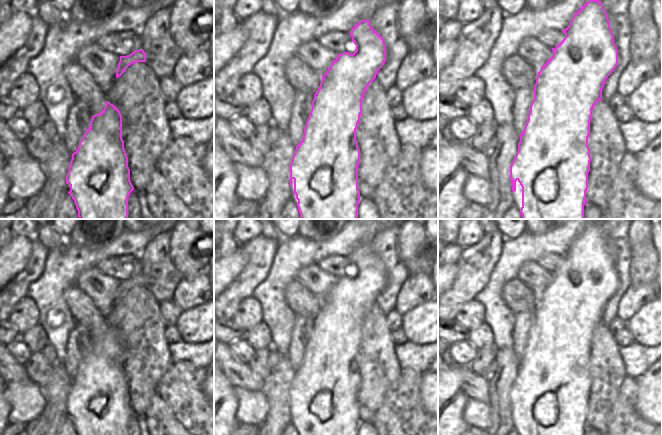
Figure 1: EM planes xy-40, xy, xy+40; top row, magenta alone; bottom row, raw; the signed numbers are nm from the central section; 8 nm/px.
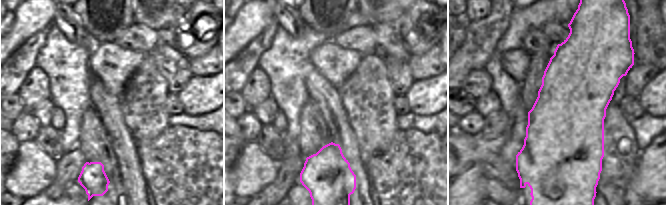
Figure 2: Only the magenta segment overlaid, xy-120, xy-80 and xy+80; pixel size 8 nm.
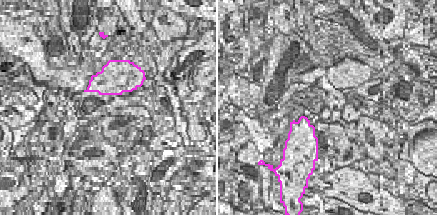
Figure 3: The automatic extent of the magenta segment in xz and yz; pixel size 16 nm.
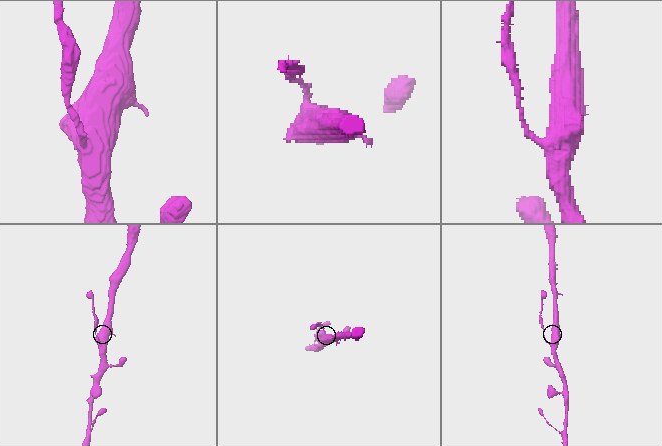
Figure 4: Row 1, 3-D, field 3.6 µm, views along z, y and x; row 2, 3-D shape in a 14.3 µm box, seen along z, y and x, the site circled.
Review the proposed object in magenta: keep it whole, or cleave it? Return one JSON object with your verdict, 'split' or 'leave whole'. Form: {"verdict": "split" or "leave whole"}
{"verdict": "split"}

